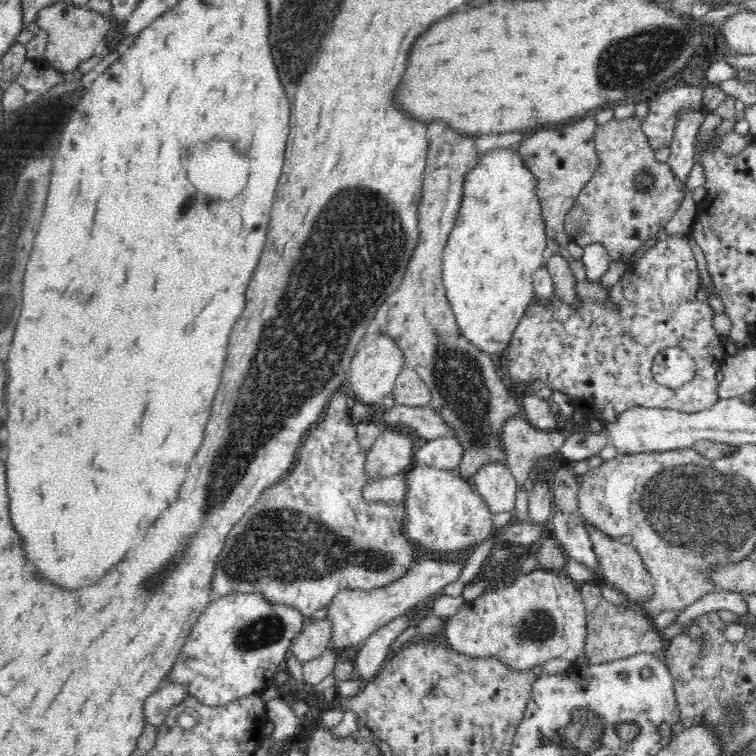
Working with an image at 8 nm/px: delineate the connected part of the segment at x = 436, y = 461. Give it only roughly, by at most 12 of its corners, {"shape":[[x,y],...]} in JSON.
{"shape":[[450,435],[426,441],[412,464],[452,471],[460,443]]}

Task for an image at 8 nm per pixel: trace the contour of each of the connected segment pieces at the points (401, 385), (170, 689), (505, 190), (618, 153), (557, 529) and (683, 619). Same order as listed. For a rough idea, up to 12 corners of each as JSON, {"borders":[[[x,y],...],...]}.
{"borders":[[[408,367],[400,370],[390,393],[398,405],[422,407],[429,388]],[[159,685],[142,704],[144,727],[158,728],[168,708],[188,695]],[[513,149],[484,153],[443,256],[456,328],[503,356],[546,233]],[[639,118],[597,126],[570,240],[626,261],[688,190]],[[554,511],[550,531],[568,558],[602,574],[589,529],[576,514]],[[713,587],[677,612],[685,626],[710,610],[747,613],[741,593]]]}

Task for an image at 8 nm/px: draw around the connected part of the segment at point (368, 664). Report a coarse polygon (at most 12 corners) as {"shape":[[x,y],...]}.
{"shape":[[397,617],[360,644],[354,666],[362,677],[374,677],[388,646],[411,626]]}

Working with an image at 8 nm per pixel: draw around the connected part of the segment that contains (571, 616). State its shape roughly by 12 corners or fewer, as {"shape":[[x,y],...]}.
{"shape":[[533,570],[460,607],[445,638],[532,669],[585,653],[586,603]]}

